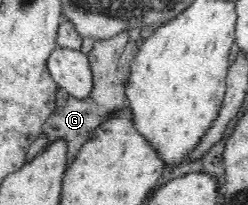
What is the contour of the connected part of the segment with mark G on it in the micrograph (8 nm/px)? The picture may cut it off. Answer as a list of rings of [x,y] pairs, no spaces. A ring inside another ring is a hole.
[[[121,31],[117,36],[108,39],[97,39],[92,50],[86,54],[93,75],[93,92],[87,99],[76,99],[71,97],[65,90],[57,89],[56,107],[53,109],[52,115],[44,122],[40,132],[47,134],[48,142],[53,143],[55,140],[62,138],[66,142],[67,163],[70,165],[81,147],[90,139],[95,129],[109,120],[109,116],[117,110],[128,106],[128,100],[123,96],[123,84],[117,76],[117,60],[119,60],[119,52],[123,52],[123,48],[129,40],[129,33]]]

